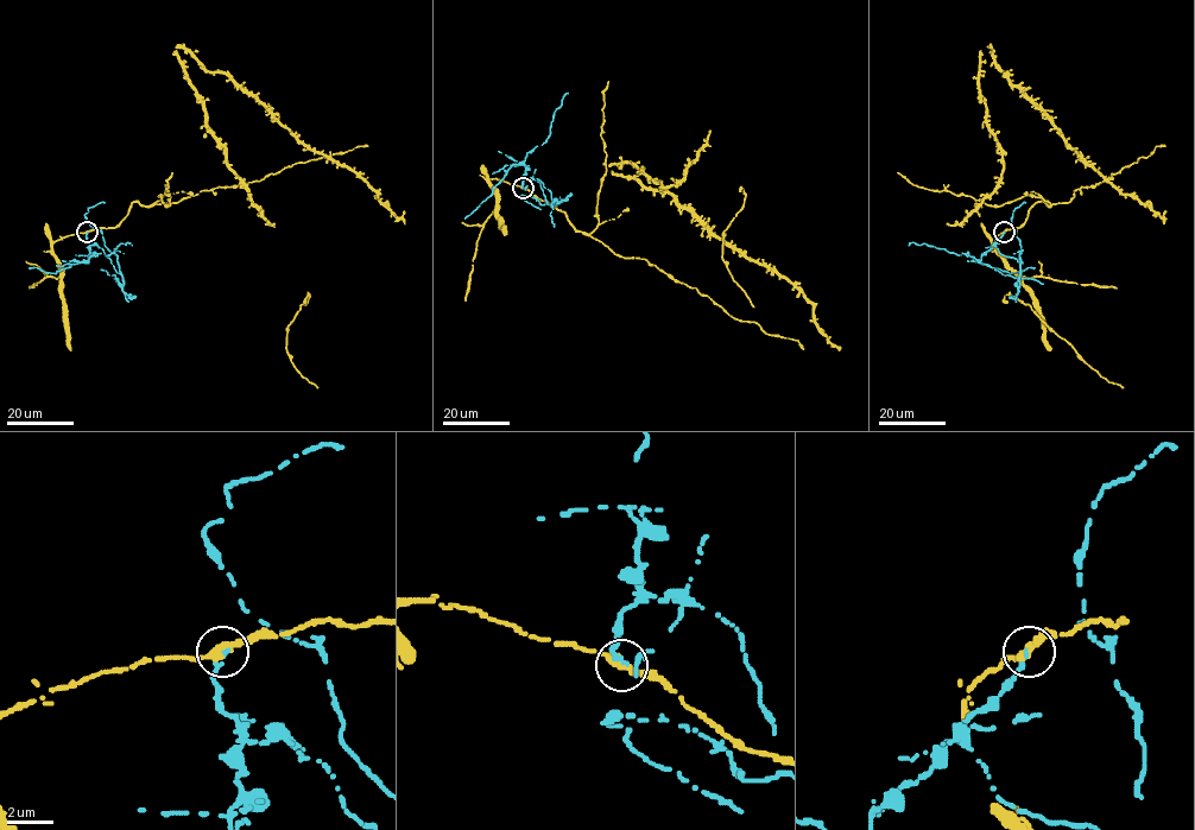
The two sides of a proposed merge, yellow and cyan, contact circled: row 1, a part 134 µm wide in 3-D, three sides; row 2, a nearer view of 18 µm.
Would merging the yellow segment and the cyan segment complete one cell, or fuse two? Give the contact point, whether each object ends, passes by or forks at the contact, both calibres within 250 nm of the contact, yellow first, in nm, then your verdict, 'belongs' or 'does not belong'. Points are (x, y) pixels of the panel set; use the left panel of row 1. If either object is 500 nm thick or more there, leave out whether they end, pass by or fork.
(87, 232) | yellow passes by | cyan ends | 360/200 nm | does not belong

